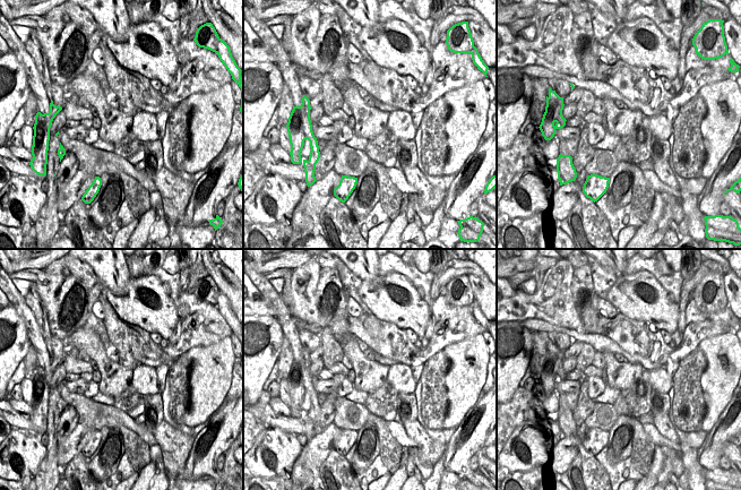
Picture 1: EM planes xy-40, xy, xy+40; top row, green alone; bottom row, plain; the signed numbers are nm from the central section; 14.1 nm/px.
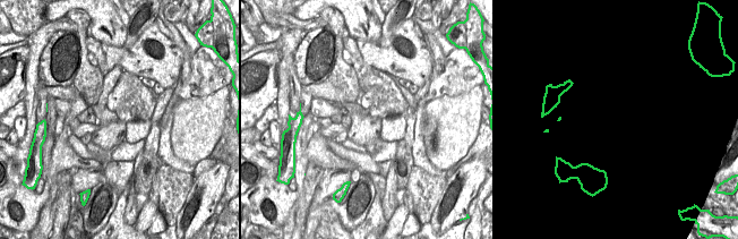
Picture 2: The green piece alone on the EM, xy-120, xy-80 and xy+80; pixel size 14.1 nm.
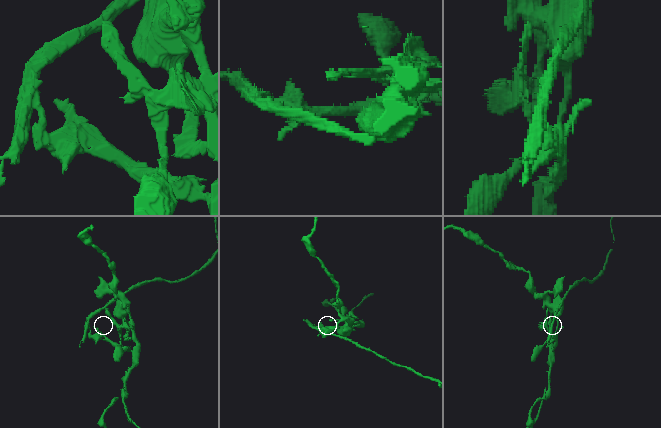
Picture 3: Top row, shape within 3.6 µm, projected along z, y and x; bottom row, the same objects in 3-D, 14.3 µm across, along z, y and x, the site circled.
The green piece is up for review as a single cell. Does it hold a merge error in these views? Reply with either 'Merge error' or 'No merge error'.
Merge error

